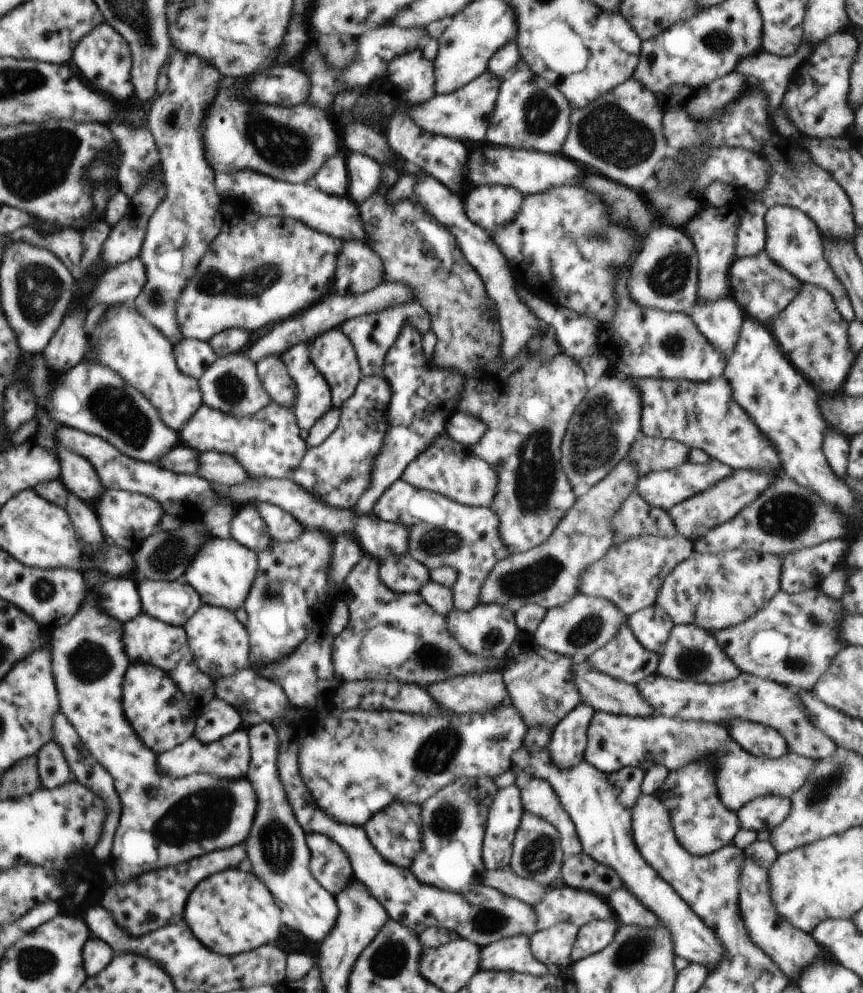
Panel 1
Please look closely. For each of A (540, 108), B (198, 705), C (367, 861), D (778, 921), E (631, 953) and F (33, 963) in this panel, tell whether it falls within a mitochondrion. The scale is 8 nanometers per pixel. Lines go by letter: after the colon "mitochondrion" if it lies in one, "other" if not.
A: mitochondrion
B: other
C: other
D: other
E: mitochondrion
F: mitochondrion

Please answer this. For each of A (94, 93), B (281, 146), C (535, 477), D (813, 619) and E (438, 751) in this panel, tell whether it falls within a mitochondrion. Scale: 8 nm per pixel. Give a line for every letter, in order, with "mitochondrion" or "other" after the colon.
A: other
B: mitochondrion
C: mitochondrion
D: mitochondrion
E: mitochondrion

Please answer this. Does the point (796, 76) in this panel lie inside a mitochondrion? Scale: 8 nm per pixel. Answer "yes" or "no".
no

